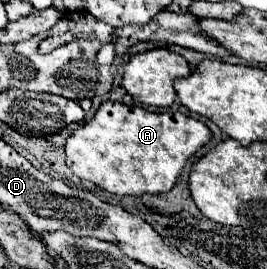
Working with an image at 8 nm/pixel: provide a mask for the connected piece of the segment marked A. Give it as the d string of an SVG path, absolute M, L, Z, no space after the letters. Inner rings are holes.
M104 102L94 118L66 140L66 164L82 180L120 194L142 196L172 190L188 160L212 138L208 126L182 112L148 112L142 106Z

